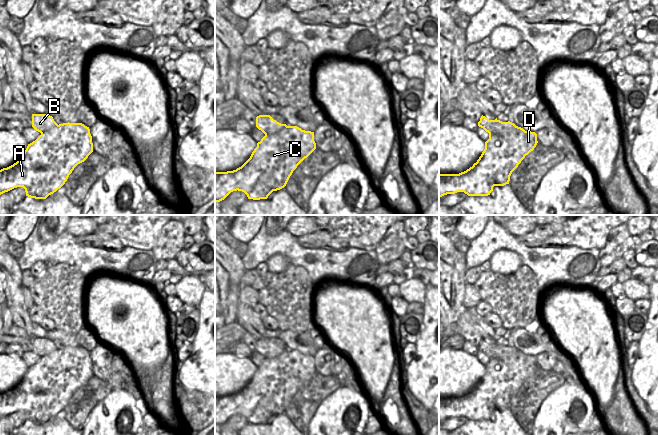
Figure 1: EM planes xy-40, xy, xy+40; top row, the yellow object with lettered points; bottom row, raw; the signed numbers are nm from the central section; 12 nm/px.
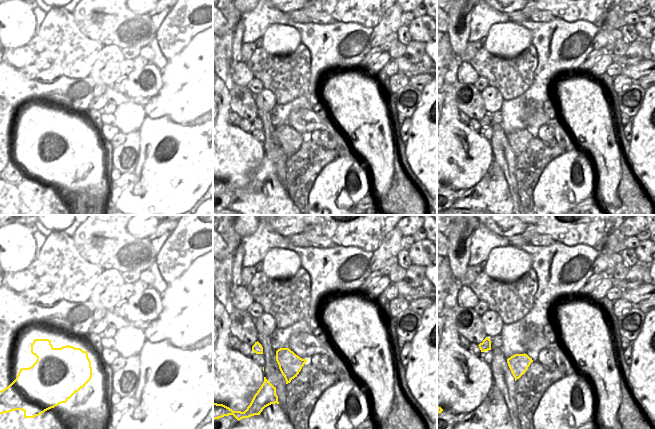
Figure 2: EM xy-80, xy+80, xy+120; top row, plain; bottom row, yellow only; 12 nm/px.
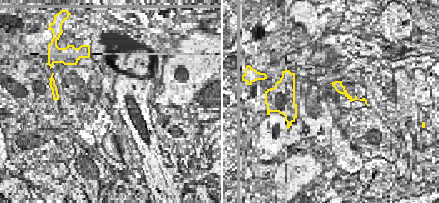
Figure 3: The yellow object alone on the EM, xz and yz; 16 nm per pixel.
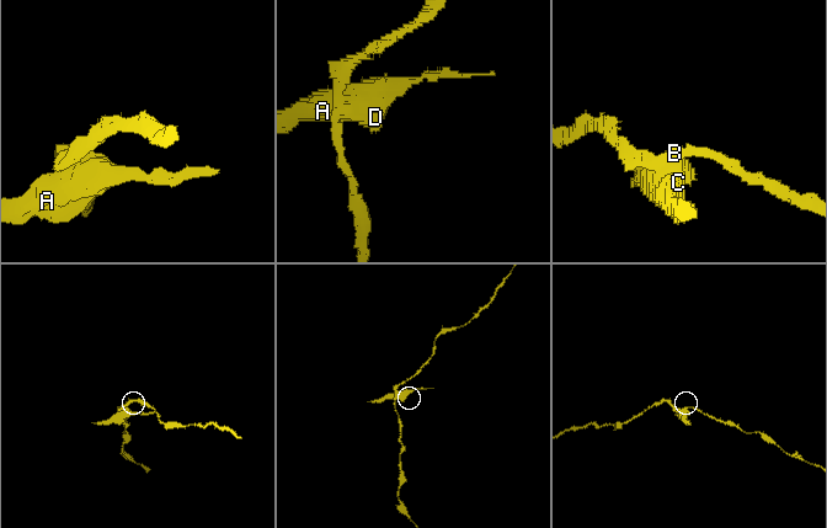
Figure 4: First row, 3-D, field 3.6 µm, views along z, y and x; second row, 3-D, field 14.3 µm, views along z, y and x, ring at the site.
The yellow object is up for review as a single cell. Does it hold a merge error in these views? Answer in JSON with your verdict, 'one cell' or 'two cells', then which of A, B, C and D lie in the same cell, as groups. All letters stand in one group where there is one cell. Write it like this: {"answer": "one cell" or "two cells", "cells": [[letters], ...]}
{"answer": "two cells", "cells": [["A", "C", "D"], ["B"]]}

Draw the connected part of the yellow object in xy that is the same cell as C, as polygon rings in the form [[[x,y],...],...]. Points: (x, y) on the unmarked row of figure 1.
[[[286,350],[275,358],[265,358],[241,391],[233,395],[215,396],[215,426],[224,424],[237,414],[244,416],[248,423],[267,423],[273,415],[286,410],[293,395],[315,373],[314,356],[297,350]]]

